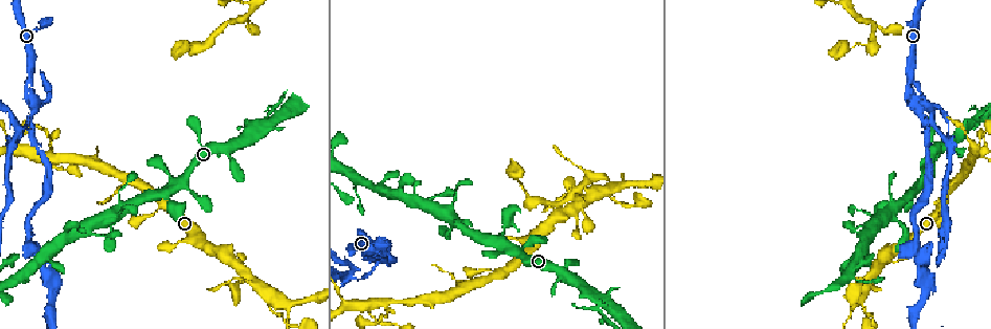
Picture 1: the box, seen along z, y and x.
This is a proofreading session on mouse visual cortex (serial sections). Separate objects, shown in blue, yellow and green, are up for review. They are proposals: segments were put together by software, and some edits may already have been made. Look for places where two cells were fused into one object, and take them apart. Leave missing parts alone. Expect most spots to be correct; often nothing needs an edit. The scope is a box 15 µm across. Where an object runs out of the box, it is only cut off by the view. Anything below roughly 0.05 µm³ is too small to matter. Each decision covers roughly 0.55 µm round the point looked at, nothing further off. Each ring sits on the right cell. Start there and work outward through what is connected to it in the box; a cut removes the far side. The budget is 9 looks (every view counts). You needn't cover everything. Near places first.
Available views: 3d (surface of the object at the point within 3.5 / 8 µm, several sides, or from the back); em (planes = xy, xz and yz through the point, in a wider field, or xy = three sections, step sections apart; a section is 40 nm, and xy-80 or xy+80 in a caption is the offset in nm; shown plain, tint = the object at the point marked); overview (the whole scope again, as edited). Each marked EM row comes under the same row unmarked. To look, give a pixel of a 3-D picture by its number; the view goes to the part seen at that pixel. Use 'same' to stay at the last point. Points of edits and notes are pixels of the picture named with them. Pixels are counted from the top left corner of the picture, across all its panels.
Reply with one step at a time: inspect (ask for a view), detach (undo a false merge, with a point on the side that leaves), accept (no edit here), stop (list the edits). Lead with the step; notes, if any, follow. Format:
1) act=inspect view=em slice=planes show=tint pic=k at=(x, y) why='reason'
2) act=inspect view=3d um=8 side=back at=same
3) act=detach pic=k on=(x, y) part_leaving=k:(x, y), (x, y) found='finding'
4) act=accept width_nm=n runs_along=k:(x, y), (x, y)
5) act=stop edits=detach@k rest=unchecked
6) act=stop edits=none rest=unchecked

act=inspect view=em slice=xy step=3 show=tint pic=1 at=(916, 99) why='four arms meet'

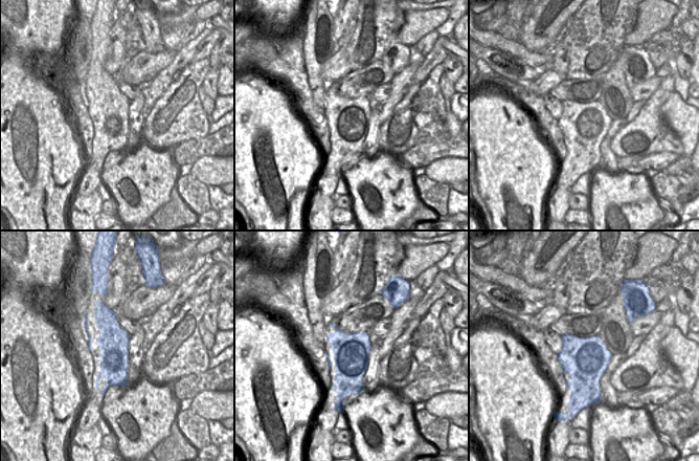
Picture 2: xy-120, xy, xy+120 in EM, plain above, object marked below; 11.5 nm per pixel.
act=inspect view=3d um=3.5 side=back at=same

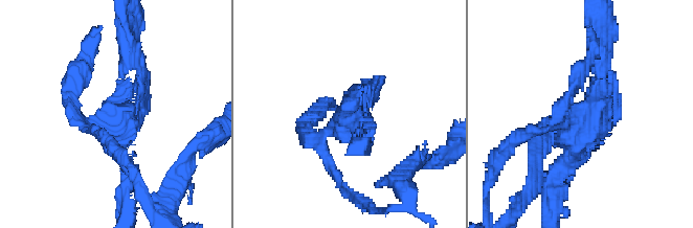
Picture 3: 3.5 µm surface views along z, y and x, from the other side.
act=detach pic=3 on=(79, 78) arm_widths_nm=150,150,150,250 part_leaving=3:(321, 136), (337, 181), (366, 203) found='a second cell is stuck on'

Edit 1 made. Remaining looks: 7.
act=inspect view=3d um=3.5 pic=1 at=(49, 157) why='calibre changes'

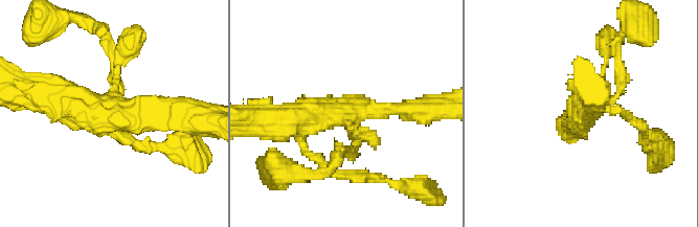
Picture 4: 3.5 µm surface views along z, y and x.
act=inspect view=em slice=xy step=1 show=tint pic=4 at=(100, 114) why='need the tissue'

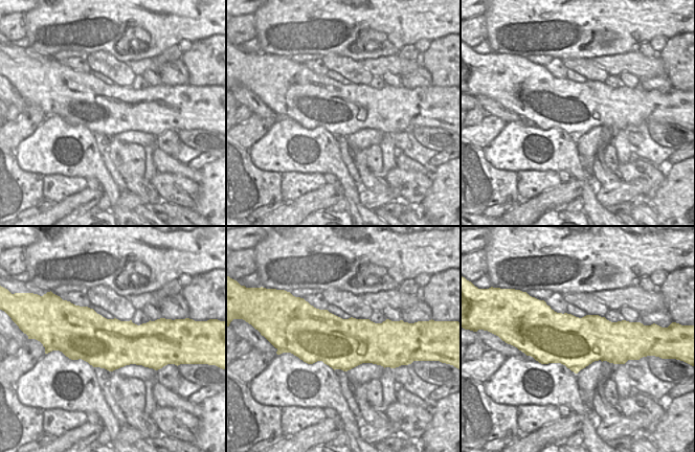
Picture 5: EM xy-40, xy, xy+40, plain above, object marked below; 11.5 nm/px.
act=accept runs_along=4:(171, 113), (103, 117), (35, 88) found='continuous, no second cell'

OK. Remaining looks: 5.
act=inspect view=3d um=3.5 pic=1 at=(969, 125) why='small branch off a trunk'

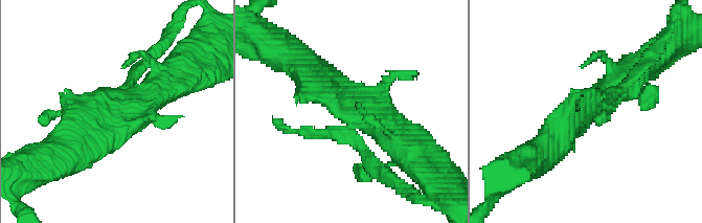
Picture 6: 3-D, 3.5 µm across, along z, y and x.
act=inspect view=em slice=xy step=3 show=tint pic=6 at=(126, 107) why='need the tissue'

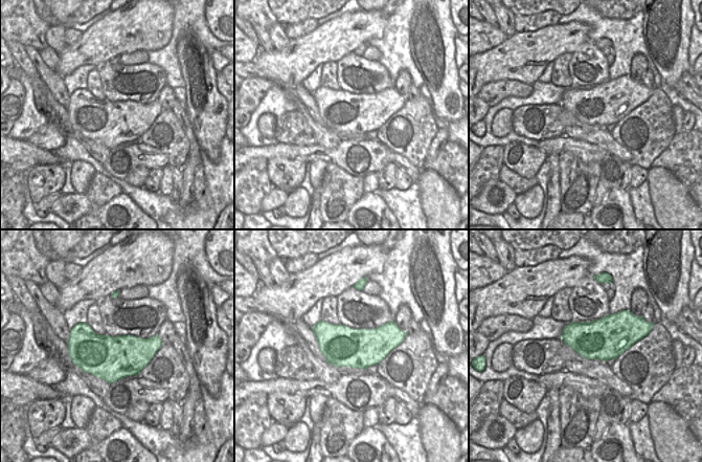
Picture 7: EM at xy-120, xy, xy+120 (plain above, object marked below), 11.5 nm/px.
act=detach pic=6 on=(133, 72) part_leaving=6:(350, 127), (357, 146), (405, 188) found='two cells meet here'

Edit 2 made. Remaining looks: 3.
act=inspect view=overview why='redraw'

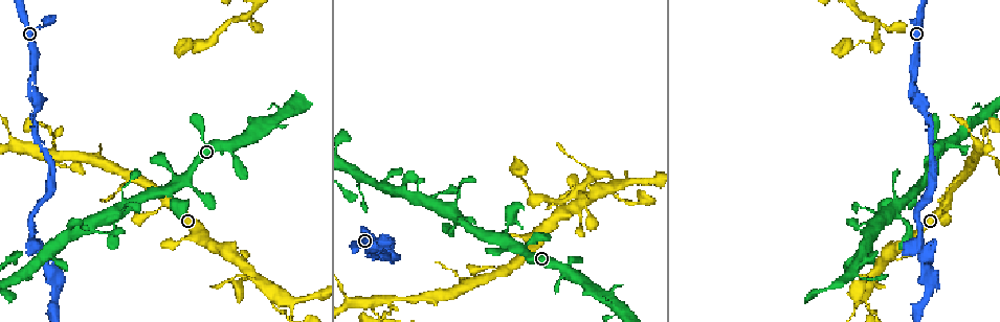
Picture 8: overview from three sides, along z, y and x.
act=inspect view=3d um=3.5 pic=8 at=(865, 296) why='small branch off a trunk'

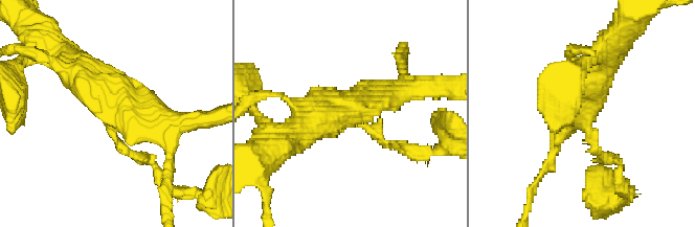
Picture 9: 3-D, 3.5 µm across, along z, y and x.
act=inspect view=em slice=xy step=3 show=tint pic=9 at=(112, 111) why='shape alone is not enough'

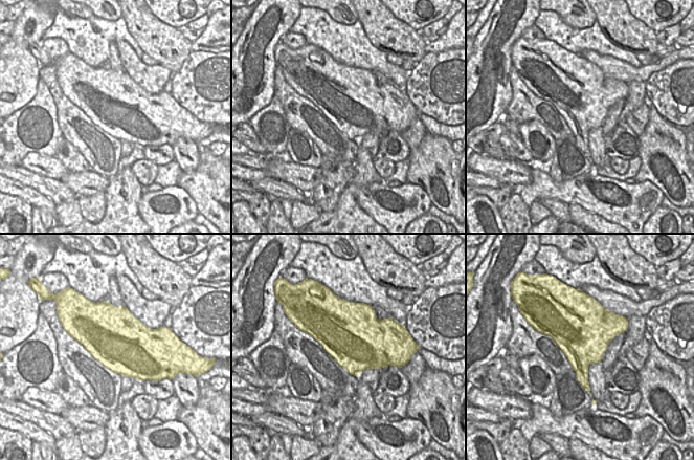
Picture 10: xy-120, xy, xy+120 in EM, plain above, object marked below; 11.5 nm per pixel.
act=accept width_nm=700 runs_along=9:(68, 62), (135, 122), (177, 122) found='one cell here'

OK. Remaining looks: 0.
act=stop edits=detach@3,detach@6 rest=unchecked

